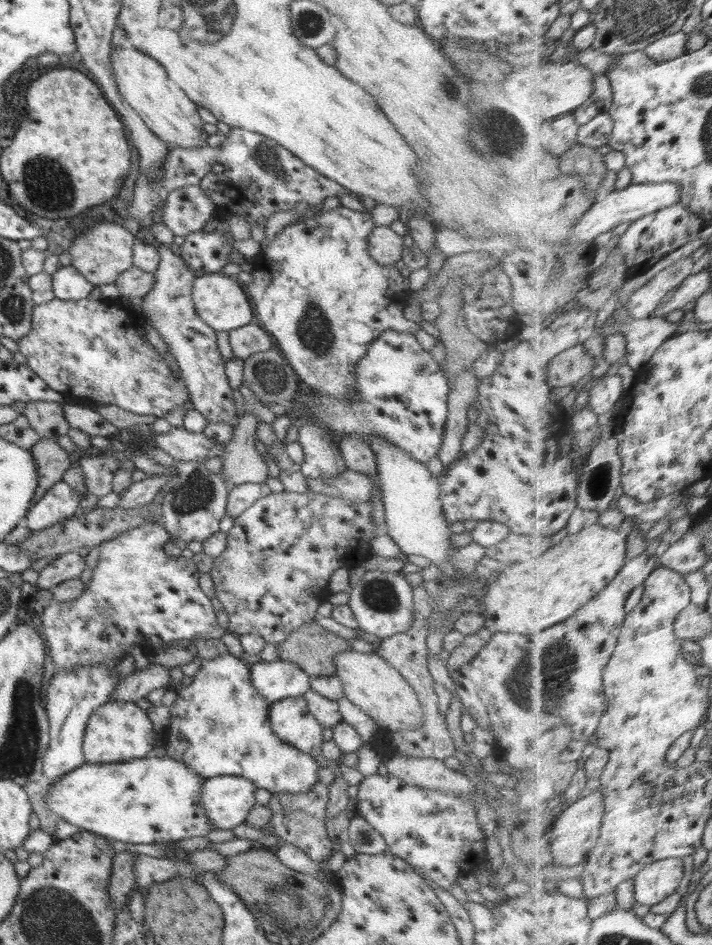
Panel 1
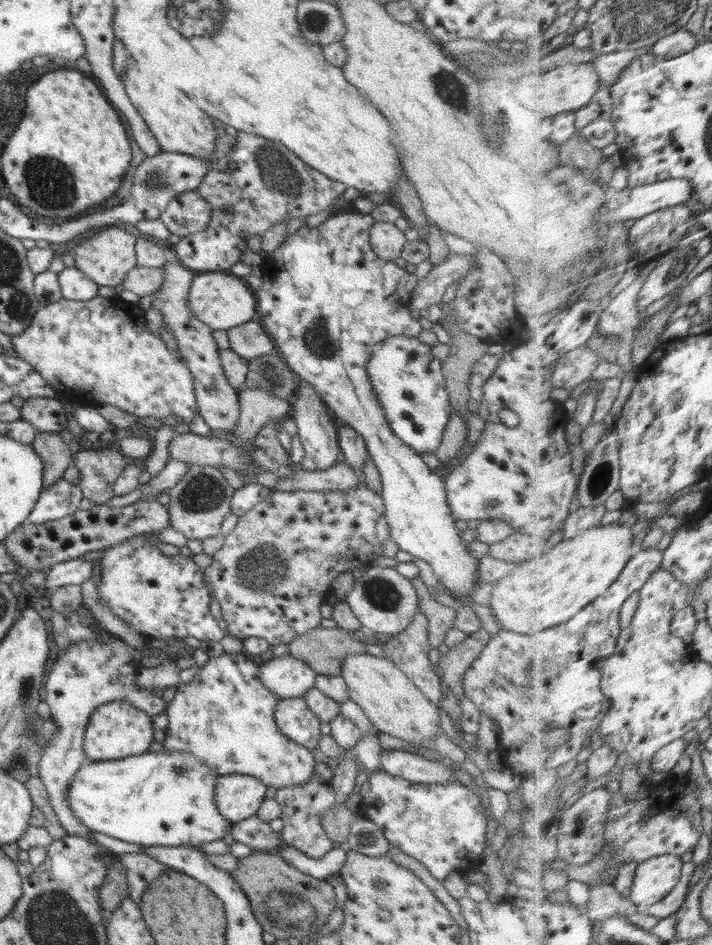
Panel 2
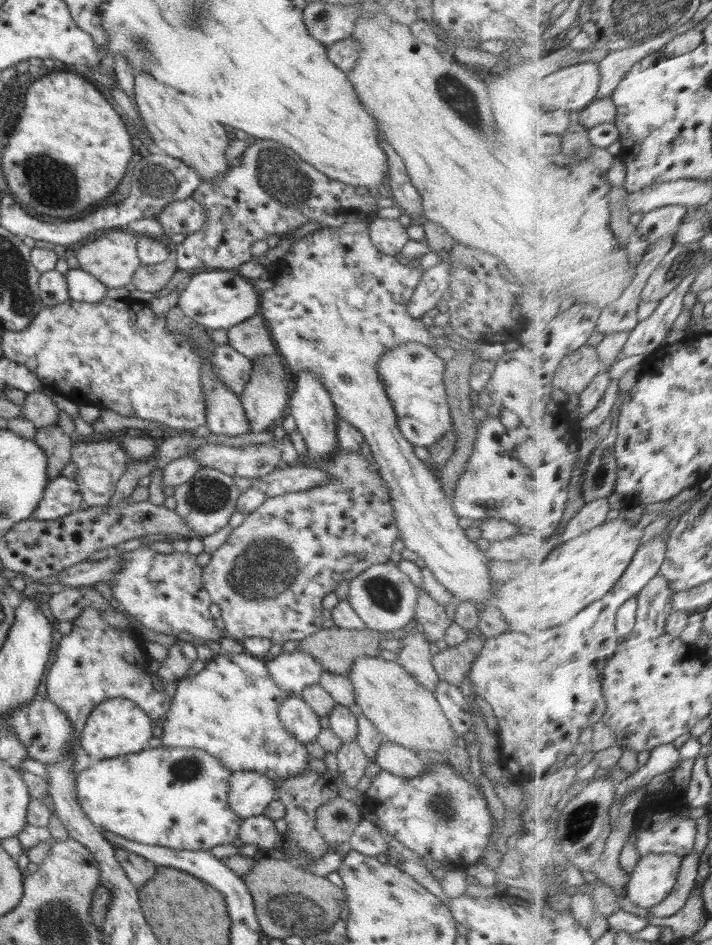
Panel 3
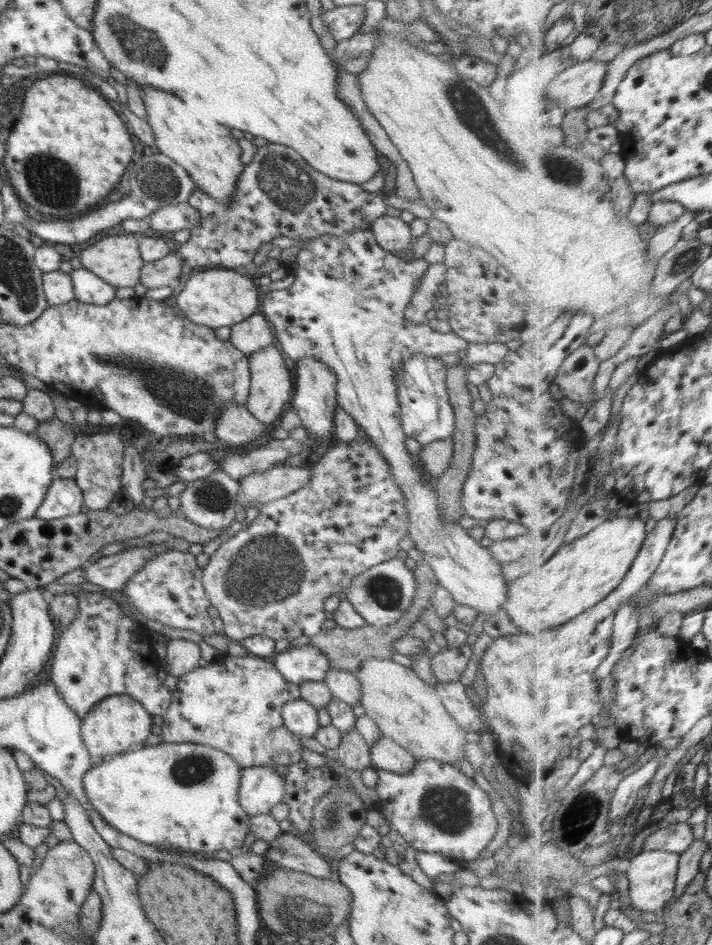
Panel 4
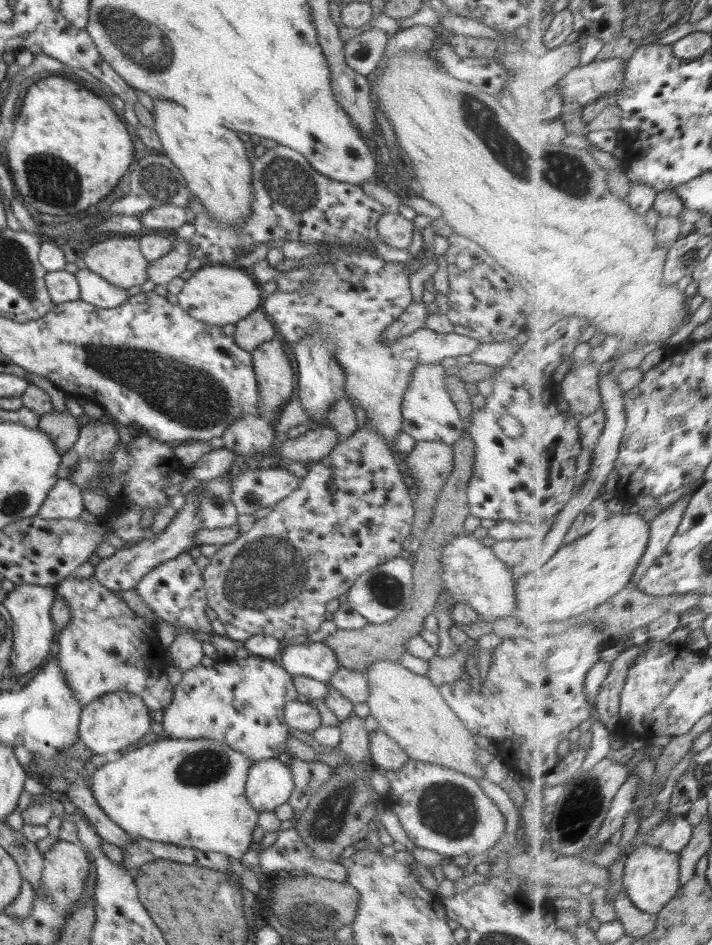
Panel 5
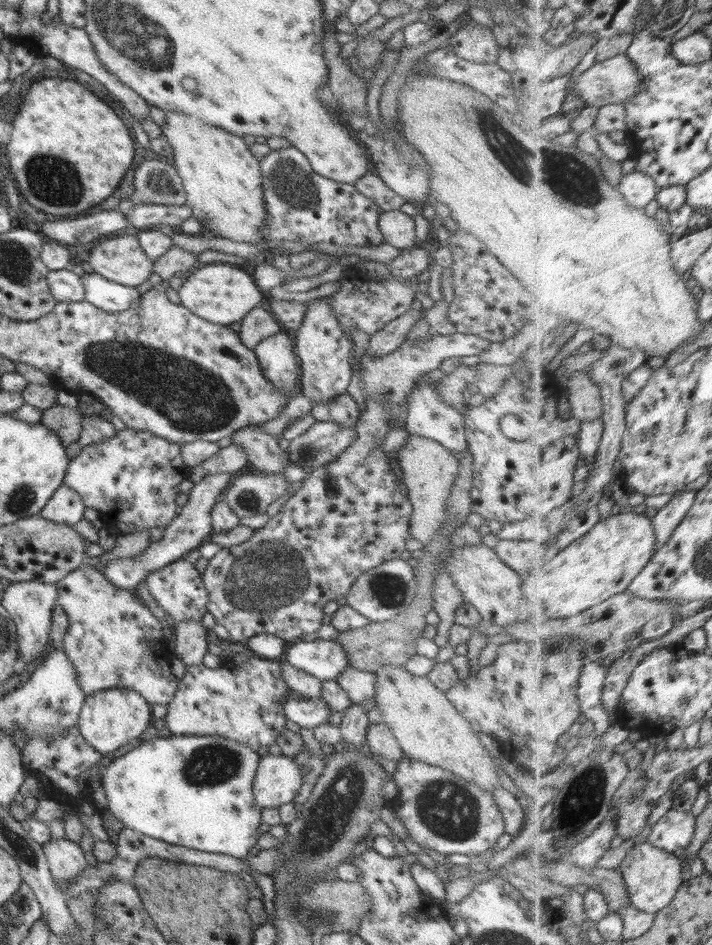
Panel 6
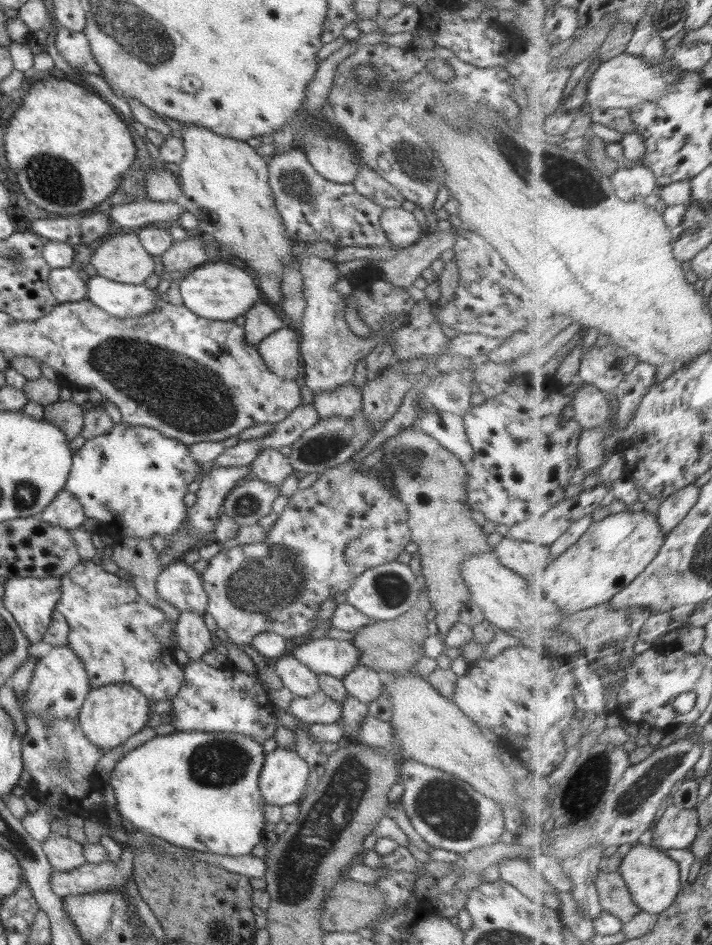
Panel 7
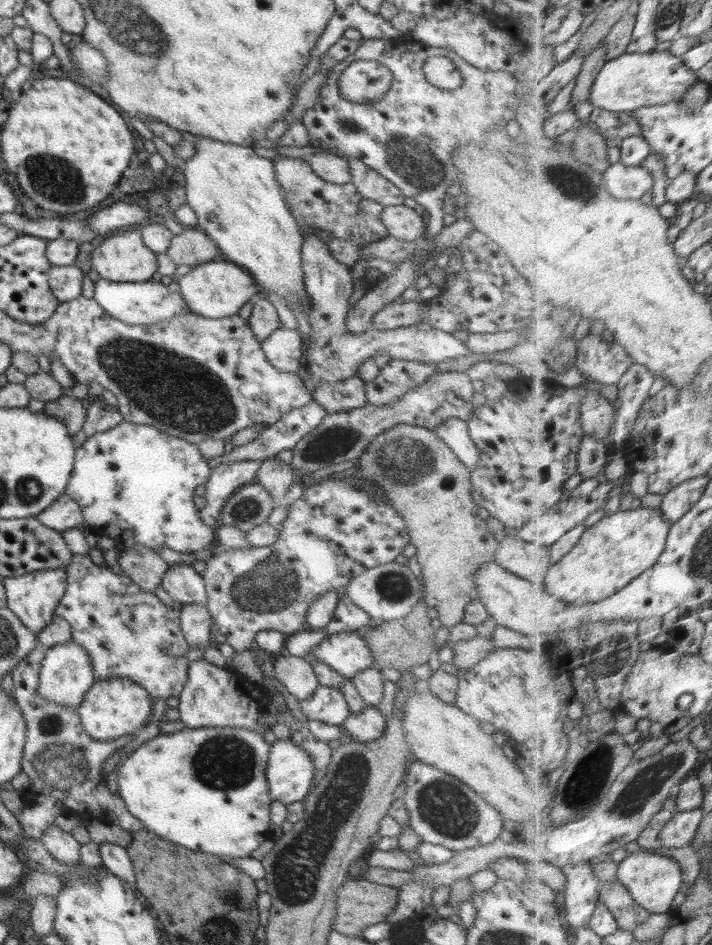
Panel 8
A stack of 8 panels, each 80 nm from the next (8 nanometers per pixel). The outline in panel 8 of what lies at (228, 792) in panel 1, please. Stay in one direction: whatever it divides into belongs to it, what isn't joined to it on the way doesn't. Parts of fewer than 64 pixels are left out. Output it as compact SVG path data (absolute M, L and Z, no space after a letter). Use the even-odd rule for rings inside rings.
M276 739L270 745L265 773L272 800L283 805L303 801L314 785L313 760L292 739Z

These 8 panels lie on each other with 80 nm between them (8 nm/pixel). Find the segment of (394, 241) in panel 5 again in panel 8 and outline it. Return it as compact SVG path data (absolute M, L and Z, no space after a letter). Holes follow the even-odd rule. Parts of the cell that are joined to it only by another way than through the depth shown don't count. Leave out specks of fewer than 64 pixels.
M404 203L383 207L381 219L389 234L398 240L416 242L424 237L425 216L418 215L413 208Z

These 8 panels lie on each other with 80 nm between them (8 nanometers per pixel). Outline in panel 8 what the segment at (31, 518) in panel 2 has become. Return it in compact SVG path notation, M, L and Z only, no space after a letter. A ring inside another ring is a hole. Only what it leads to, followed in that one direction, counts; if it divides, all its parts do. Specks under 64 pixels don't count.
M62 494L54 503L35 516L48 528L58 531L70 530L83 523L84 517L80 505L66 494Z

